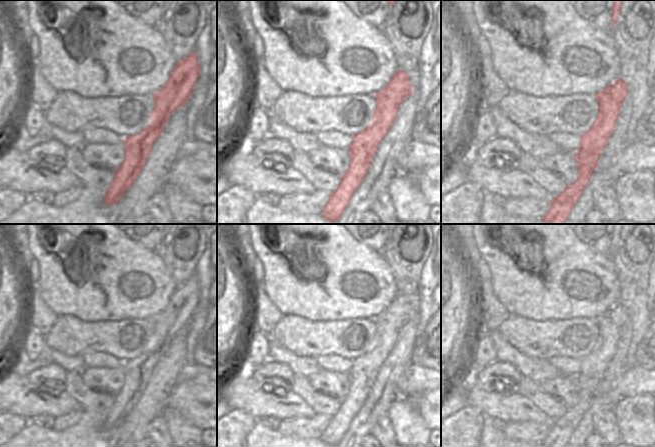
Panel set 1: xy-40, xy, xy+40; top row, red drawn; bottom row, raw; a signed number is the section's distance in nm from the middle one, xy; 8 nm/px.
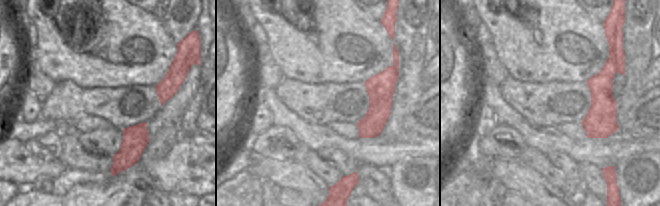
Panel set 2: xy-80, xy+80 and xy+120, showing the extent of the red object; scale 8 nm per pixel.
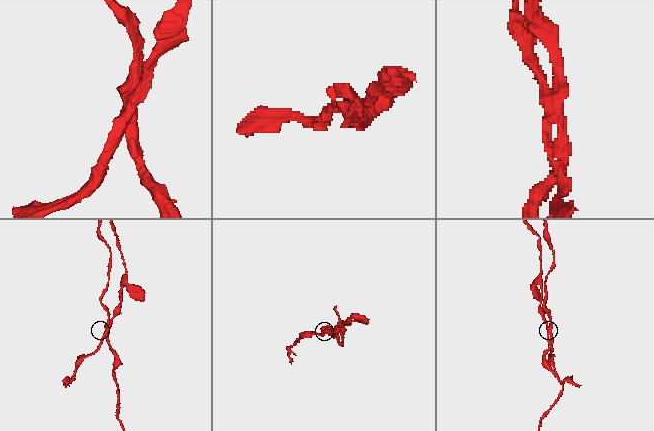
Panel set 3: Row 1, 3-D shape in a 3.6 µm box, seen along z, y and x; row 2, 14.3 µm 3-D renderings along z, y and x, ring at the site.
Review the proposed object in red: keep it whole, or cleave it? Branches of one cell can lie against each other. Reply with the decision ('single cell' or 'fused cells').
fused cells

